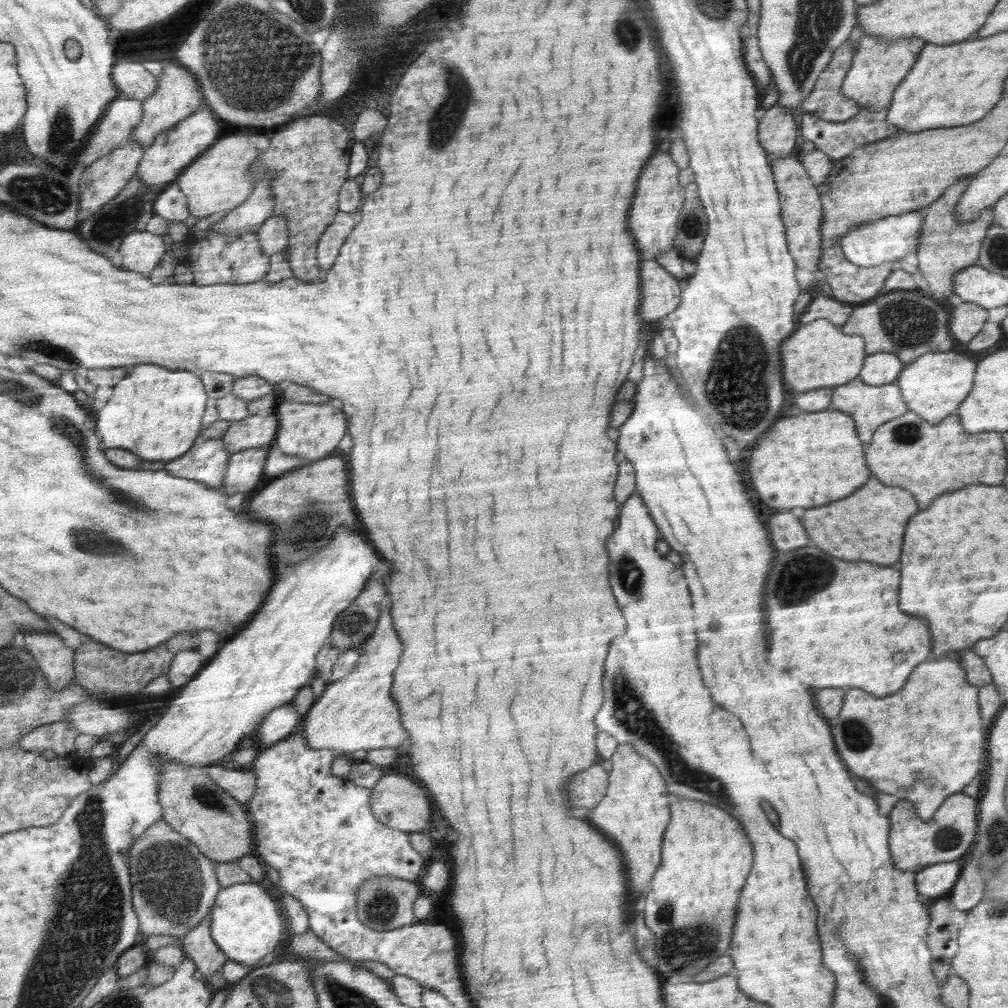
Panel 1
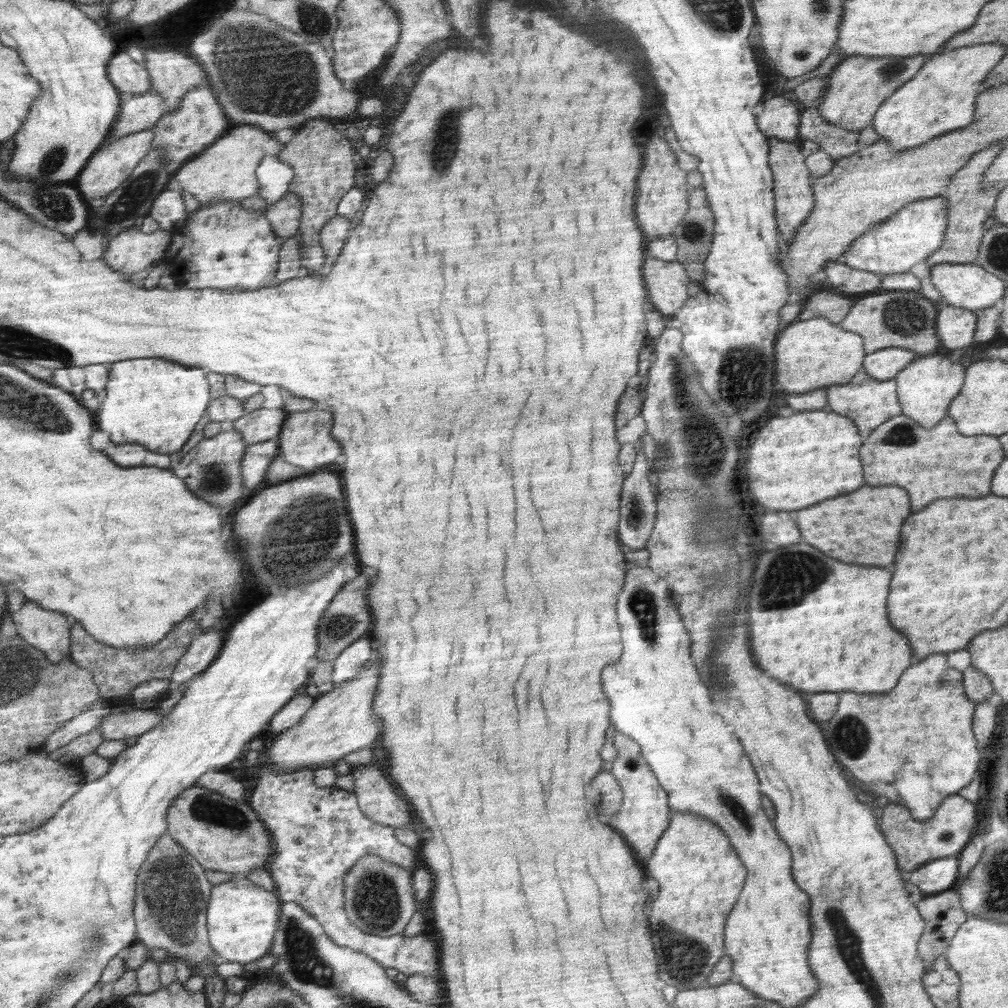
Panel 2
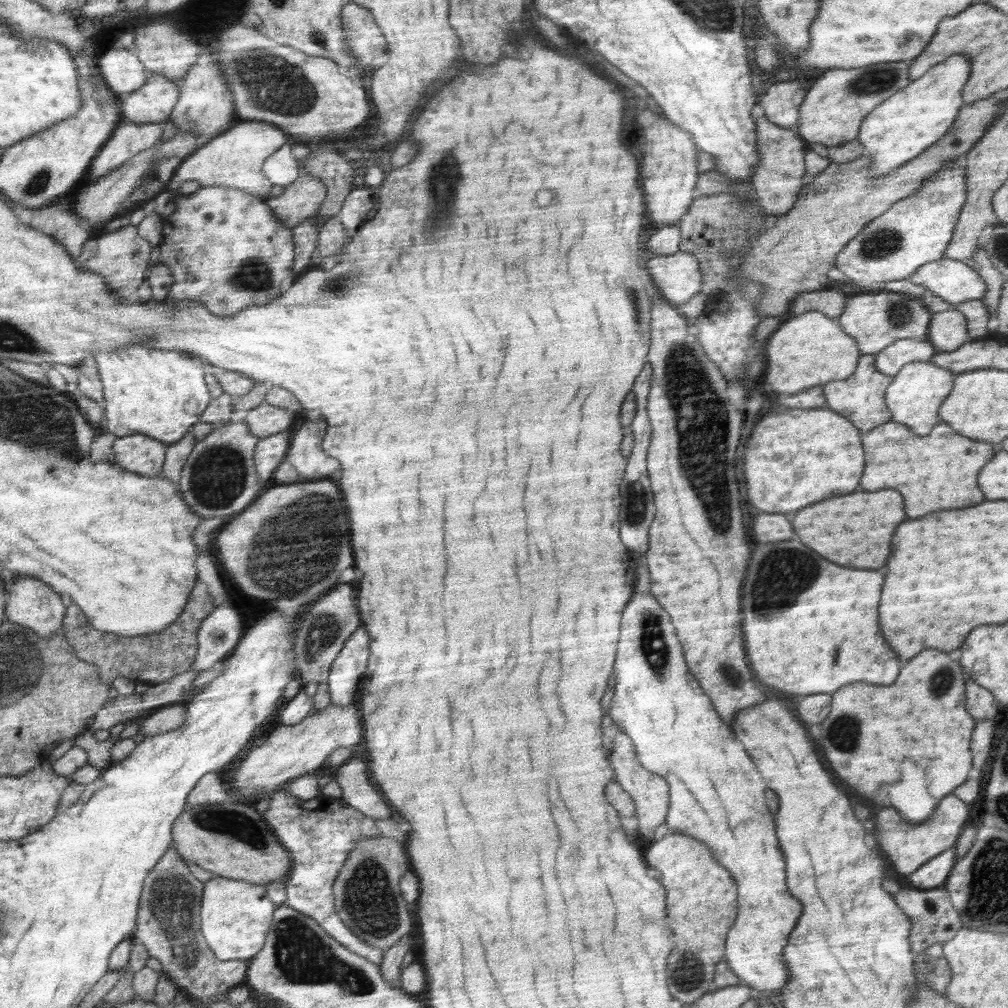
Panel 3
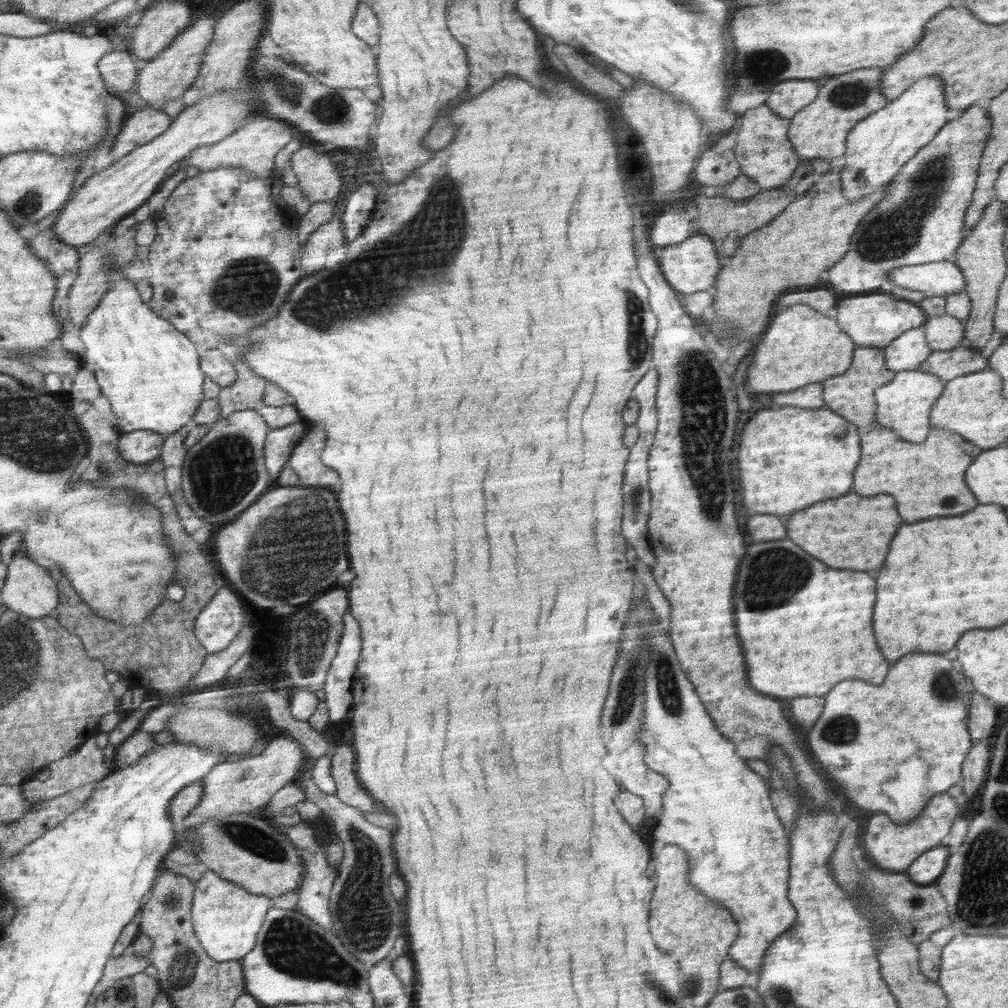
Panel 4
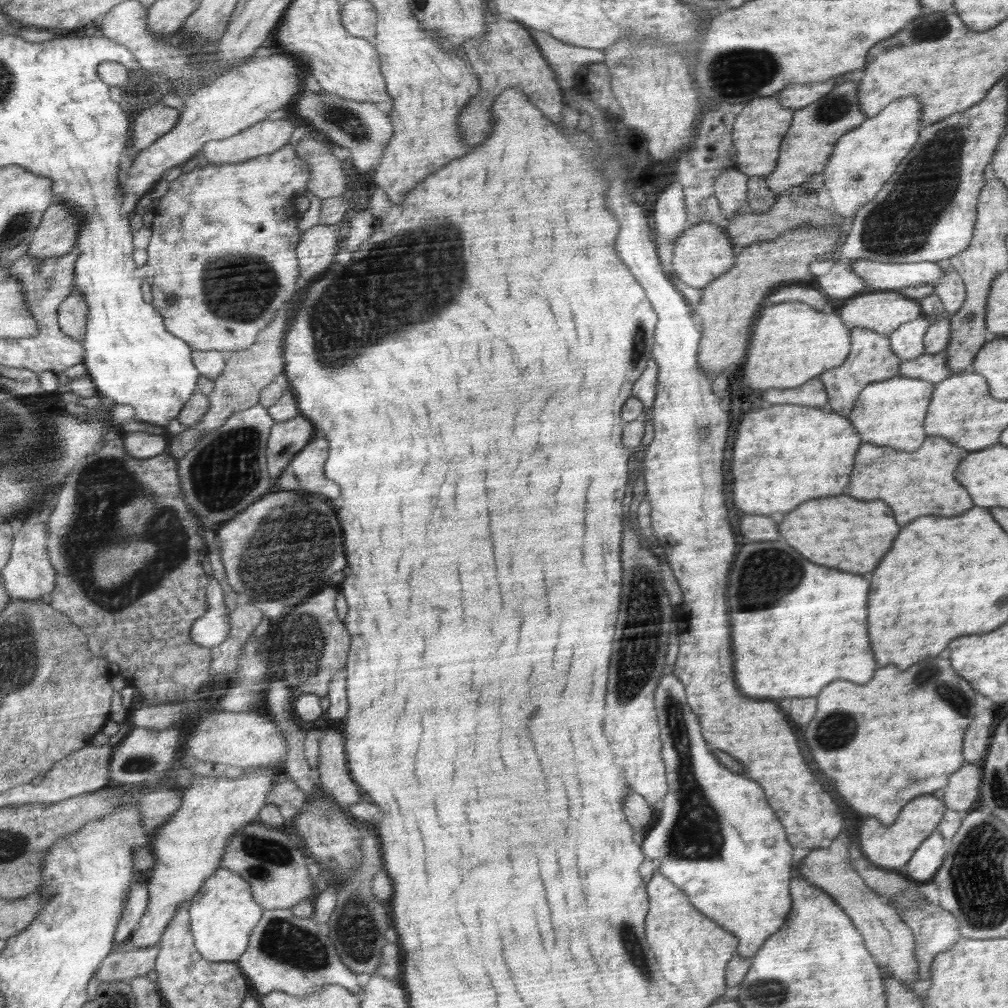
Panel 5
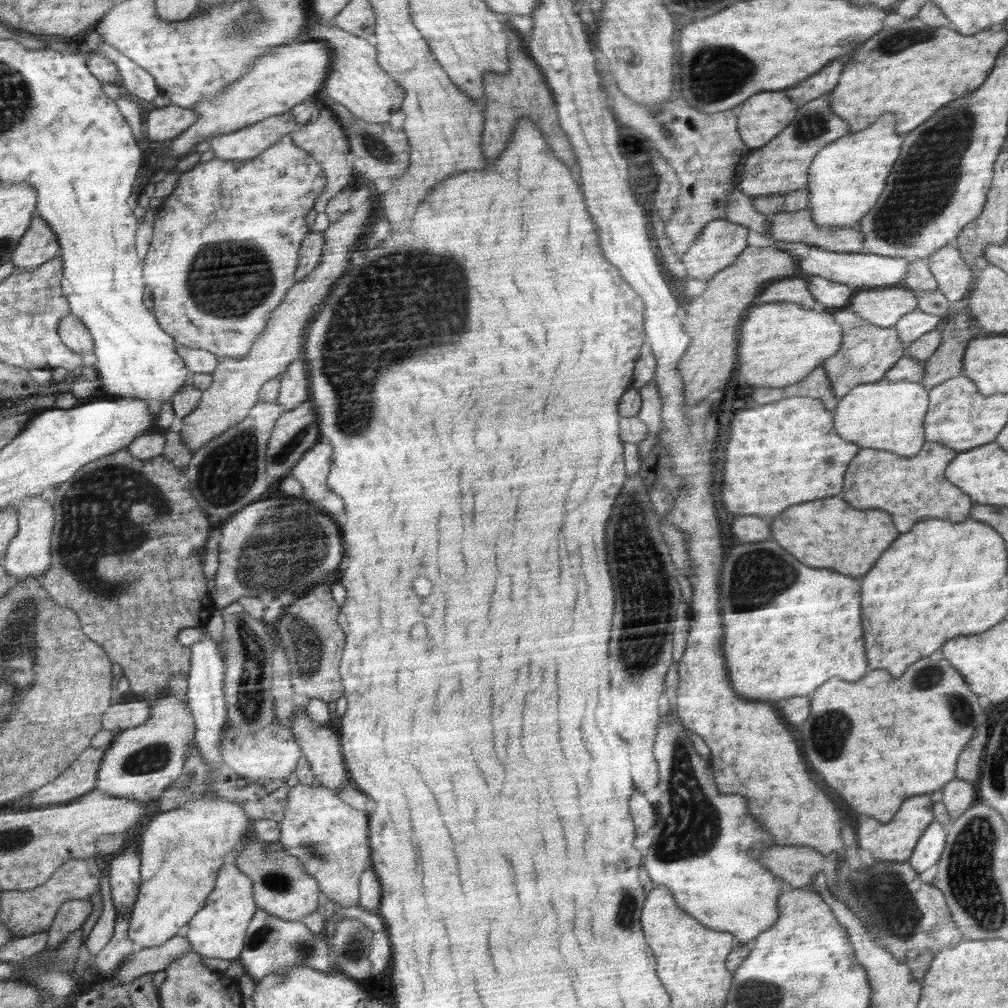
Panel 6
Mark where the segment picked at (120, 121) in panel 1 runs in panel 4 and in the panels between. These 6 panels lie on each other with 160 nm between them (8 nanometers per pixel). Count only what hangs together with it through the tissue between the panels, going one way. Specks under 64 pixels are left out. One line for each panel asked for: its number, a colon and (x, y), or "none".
2: (139, 112)
3: (153, 102)
4: (164, 78)

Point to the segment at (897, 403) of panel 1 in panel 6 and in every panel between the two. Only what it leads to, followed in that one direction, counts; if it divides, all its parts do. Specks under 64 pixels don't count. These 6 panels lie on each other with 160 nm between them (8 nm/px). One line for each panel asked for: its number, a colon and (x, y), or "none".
2: (869, 402)
3: (861, 398)
4: (852, 394)
5: (871, 358)
6: (867, 352)

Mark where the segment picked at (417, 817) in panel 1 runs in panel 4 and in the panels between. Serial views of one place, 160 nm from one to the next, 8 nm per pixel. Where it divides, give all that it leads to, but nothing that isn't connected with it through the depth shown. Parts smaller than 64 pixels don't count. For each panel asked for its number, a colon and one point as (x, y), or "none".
2: (377, 799)
3: (352, 776)
4: (343, 767)

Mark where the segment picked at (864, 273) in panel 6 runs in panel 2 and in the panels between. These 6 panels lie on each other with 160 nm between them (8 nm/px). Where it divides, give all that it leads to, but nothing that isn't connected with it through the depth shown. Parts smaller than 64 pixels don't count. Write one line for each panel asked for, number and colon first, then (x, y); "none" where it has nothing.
2: (968, 286)
3: (956, 281)
4: (943, 278)
5: (884, 276)

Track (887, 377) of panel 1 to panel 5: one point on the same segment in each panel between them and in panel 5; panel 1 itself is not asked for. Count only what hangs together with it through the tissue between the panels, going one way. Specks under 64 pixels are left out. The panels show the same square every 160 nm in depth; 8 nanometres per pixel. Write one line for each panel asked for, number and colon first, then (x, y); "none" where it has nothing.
2: (884, 364)
3: (906, 351)
4: (910, 350)
5: (907, 341)

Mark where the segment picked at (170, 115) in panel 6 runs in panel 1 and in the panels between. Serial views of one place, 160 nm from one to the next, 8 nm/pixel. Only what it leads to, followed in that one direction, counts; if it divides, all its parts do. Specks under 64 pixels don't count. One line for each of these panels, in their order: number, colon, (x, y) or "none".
1: (102, 181)
2: (110, 167)
3: (129, 139)
4: (141, 127)
5: (150, 125)

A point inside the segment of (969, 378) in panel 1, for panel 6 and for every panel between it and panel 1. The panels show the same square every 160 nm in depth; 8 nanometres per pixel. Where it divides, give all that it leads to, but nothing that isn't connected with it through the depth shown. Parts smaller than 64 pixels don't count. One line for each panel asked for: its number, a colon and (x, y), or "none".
2: (926, 388)
3: (916, 394)
4: (904, 405)
5: (891, 412)
6: (884, 415)

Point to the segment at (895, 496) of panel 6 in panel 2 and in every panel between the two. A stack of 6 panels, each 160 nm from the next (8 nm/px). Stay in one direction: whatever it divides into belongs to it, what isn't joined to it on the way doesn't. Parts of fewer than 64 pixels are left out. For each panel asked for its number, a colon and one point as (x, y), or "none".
2: (940, 462)
3: (938, 471)
4: (927, 478)
5: (918, 483)

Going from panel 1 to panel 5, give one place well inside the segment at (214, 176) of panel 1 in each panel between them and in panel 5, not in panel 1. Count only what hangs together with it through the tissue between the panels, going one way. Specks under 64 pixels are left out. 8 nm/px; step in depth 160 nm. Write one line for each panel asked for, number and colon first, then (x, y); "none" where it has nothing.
2: (227, 171)
3: (235, 159)
4: (253, 147)
5: (266, 137)

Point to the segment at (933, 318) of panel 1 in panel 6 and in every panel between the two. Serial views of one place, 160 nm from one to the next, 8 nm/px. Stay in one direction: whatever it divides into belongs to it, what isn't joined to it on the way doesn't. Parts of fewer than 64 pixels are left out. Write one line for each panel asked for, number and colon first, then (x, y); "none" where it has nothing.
2: (906, 319)
3: (876, 320)
4: (875, 320)
5: (884, 311)
6: (883, 306)

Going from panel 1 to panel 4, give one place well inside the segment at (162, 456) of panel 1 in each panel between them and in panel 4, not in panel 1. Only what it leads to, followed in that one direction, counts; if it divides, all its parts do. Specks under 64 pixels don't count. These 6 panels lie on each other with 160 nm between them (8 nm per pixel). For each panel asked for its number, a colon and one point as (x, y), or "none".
2: (155, 403)
3: (159, 393)
4: (150, 373)

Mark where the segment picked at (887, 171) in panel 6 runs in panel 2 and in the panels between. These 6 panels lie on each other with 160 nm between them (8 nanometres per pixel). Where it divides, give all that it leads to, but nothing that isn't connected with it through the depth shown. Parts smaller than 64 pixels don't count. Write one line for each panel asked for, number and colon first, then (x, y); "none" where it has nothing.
2: (941, 97)
3: (905, 125)
4: (877, 148)
5: (862, 162)

